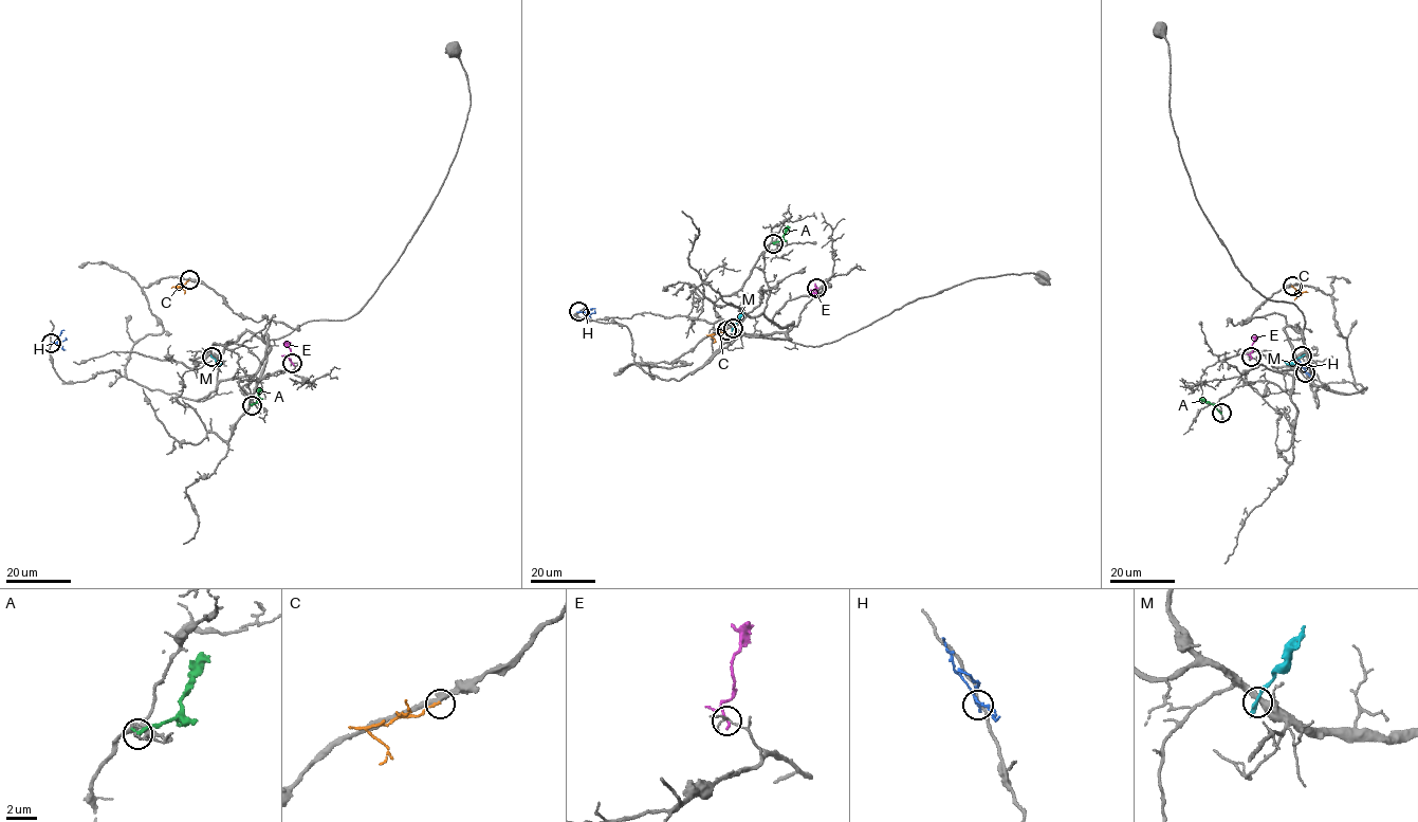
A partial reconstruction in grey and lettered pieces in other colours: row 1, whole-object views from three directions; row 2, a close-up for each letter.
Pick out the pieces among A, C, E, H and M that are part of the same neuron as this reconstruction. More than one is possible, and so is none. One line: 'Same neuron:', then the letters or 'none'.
Same neuron: none

